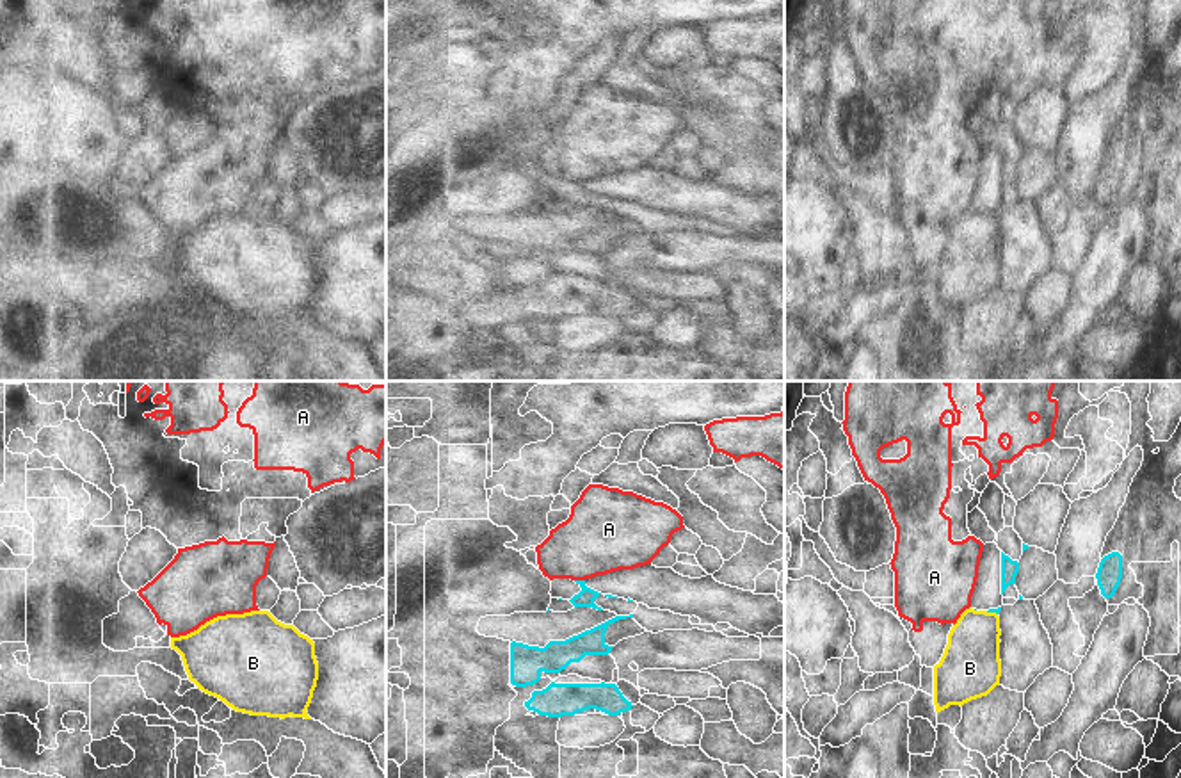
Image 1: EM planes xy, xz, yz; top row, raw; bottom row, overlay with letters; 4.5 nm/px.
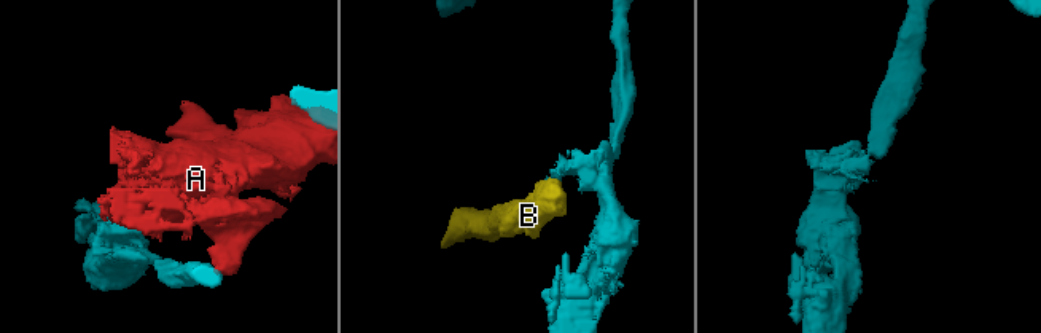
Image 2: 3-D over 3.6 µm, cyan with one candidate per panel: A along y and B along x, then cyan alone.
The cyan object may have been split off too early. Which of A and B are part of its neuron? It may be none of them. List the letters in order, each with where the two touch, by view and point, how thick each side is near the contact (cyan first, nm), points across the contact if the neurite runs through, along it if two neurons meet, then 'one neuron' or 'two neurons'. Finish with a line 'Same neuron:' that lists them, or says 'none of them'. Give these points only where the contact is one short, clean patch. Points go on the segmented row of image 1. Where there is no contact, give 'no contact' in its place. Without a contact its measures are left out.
A: meets cyan in xz at (580, 581); 80 nm thick on the cyan side, 360 nm on the other; border along xz (575, 579), (584, 581); two neurons
B: meets cyan in yz at (991, 611); 20 nm thick on the cyan side, 260 nm on the other; border along yz (986, 611), (996, 615); two neurons
Same neuron: none of them

